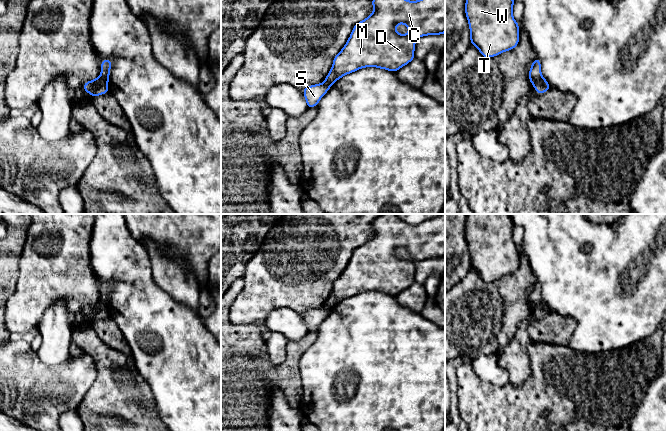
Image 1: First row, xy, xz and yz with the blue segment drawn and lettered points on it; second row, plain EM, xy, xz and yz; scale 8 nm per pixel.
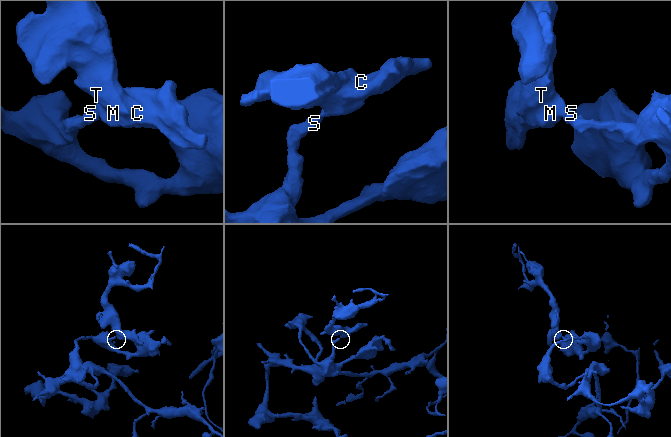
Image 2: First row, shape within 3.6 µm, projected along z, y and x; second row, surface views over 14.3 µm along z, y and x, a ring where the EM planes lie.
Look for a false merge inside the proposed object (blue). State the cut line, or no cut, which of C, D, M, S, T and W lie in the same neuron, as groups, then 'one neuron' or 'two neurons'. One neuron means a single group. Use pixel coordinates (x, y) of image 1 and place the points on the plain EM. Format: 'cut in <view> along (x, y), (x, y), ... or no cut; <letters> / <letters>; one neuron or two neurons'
cut in yz along (541, 299), (534, 310); C D M T W / S; two neurons

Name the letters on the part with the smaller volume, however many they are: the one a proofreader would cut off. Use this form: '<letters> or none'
C, D, M, T, W

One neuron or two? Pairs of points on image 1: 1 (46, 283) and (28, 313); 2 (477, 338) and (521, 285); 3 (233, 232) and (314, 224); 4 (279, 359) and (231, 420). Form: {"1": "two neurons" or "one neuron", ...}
{"1": "one neuron", "2": "one neuron", "3": "two neurons", "4": "two neurons"}

